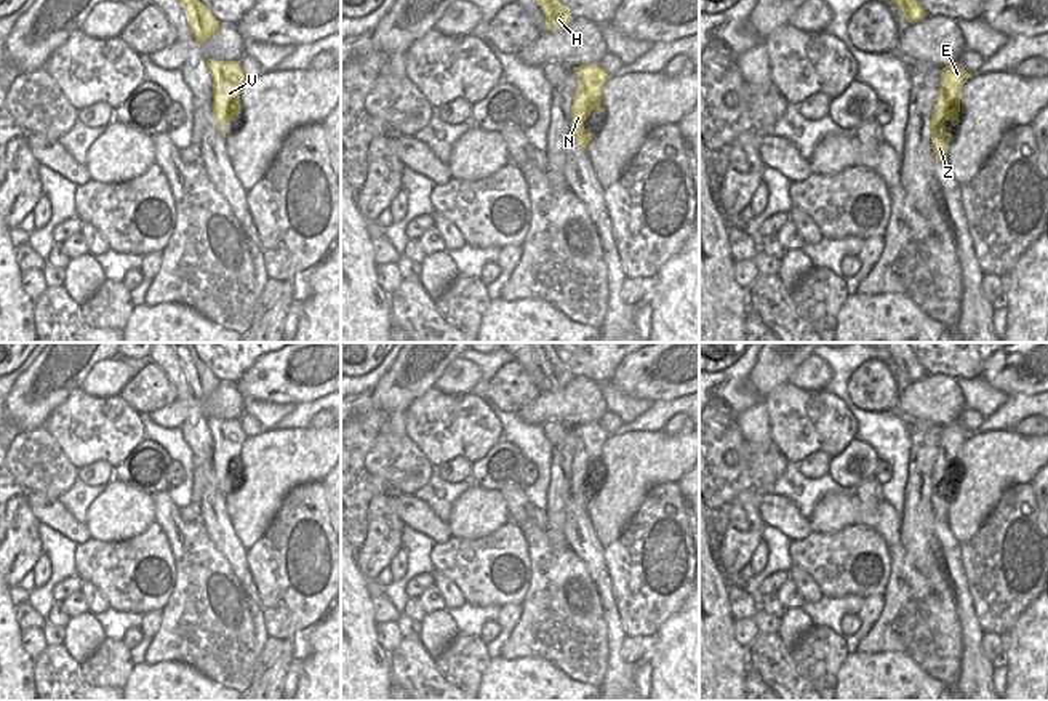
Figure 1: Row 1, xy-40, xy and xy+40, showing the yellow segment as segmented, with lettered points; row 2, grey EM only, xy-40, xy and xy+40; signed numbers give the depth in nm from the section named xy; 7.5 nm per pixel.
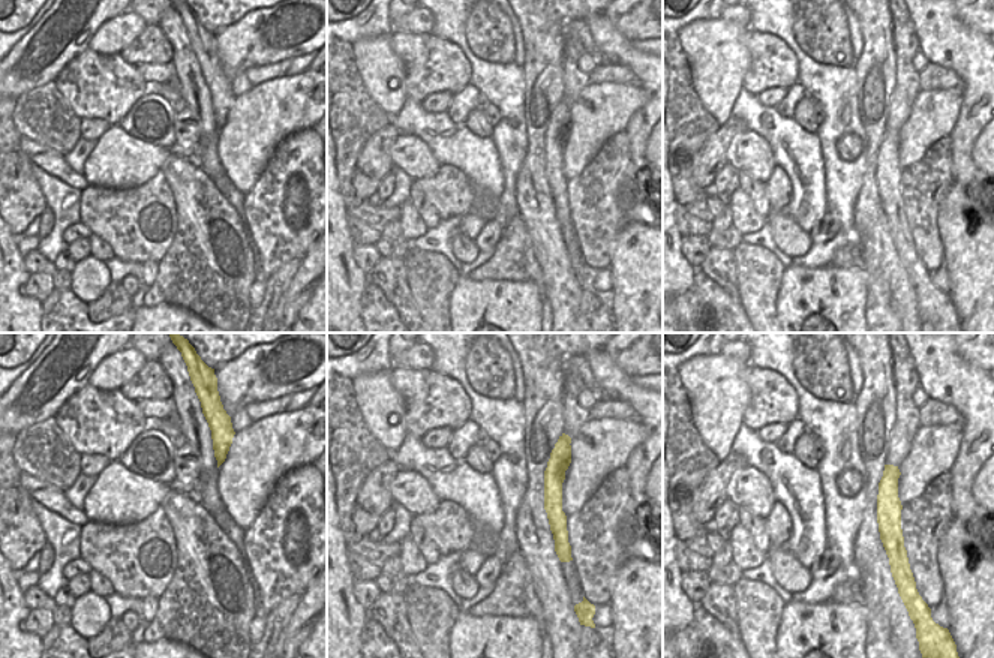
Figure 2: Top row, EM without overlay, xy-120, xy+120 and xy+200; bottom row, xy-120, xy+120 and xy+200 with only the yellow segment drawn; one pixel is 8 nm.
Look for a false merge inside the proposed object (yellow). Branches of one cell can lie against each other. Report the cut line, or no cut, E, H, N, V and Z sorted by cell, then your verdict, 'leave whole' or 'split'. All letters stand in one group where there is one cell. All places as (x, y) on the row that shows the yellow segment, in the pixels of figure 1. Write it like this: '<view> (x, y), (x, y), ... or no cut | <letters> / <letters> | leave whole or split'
no cut | E H N V Z | leave whole

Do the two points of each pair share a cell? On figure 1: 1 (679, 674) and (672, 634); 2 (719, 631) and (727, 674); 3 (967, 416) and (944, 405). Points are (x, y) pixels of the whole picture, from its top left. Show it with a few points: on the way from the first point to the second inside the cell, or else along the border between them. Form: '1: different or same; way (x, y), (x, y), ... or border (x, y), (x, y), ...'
1: same; way (679, 664), (679, 644)
2: same; way (719, 642), (719, 663)
3: different; border (967, 407), (959, 421)

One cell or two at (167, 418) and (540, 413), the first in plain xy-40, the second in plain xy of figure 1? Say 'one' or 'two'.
one

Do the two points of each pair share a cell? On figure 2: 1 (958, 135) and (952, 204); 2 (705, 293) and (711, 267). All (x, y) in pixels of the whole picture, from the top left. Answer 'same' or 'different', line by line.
1: same
2: different

